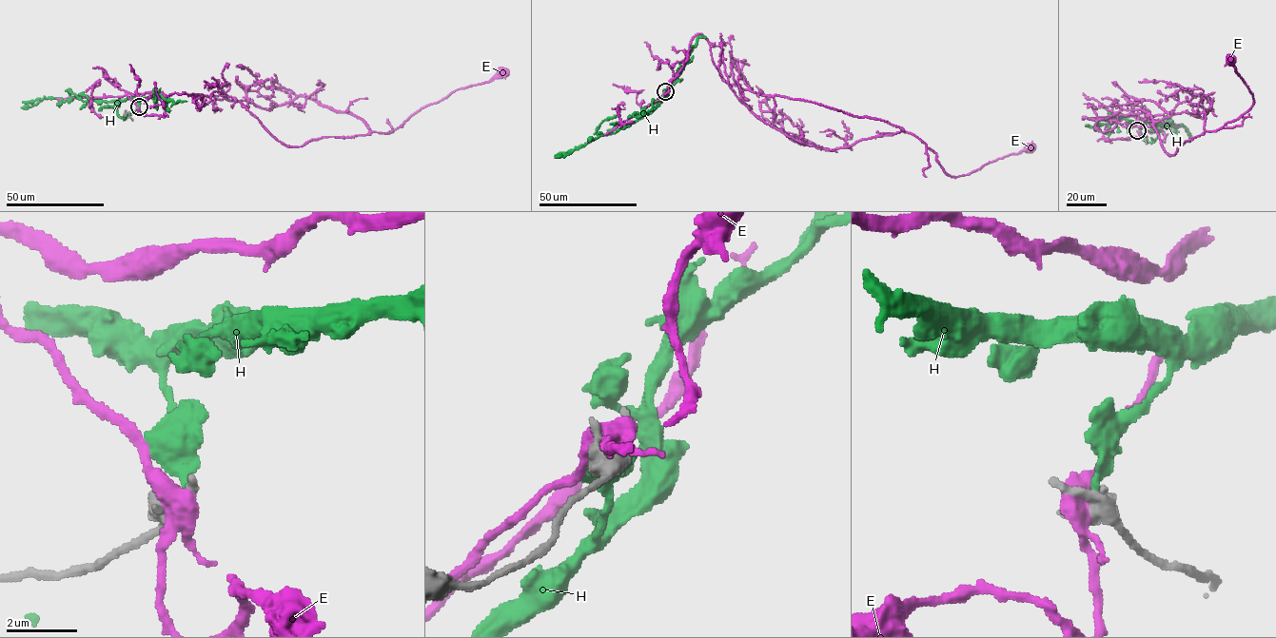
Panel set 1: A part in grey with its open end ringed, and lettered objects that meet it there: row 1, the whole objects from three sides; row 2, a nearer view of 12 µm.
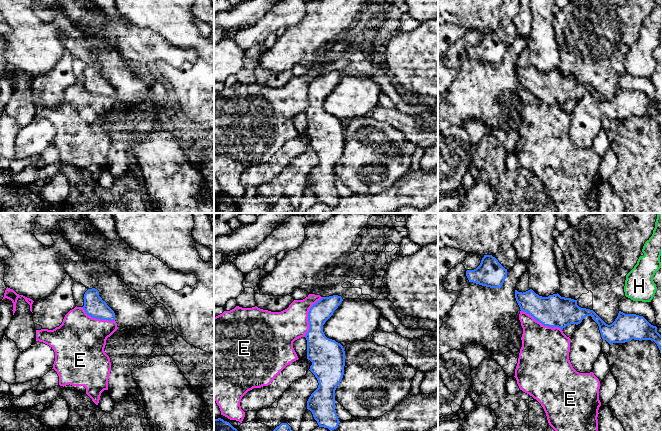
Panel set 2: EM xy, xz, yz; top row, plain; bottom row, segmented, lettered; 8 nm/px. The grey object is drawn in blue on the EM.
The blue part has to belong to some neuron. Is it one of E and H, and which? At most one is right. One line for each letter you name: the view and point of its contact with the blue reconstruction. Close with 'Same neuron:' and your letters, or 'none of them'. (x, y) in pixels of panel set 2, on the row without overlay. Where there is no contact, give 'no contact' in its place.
Same neuron: none of them

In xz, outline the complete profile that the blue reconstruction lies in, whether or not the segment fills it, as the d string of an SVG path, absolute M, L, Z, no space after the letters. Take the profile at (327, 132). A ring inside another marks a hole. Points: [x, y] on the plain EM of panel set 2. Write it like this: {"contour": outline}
{"contour": "M333 71L322 73L309 85L309 106L305 111L307 116L307 135L312 138L310 147L318 156L318 164L311 170L307 177L307 185L313 190L319 203L336 205L340 199L335 186L335 166L341 158L344 150L345 127L343 122L335 116L329 115L323 108L323 101L333 91L334 87L343 77L341 72Z"}

